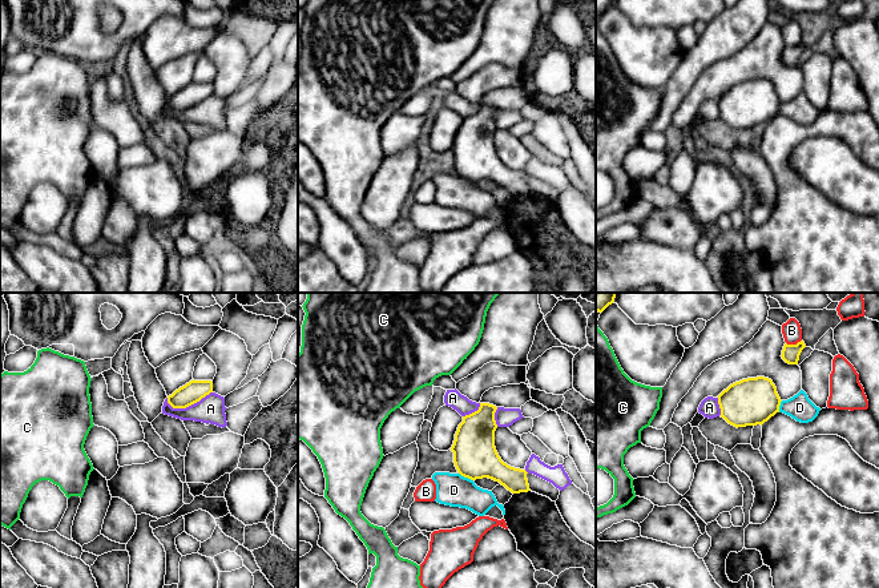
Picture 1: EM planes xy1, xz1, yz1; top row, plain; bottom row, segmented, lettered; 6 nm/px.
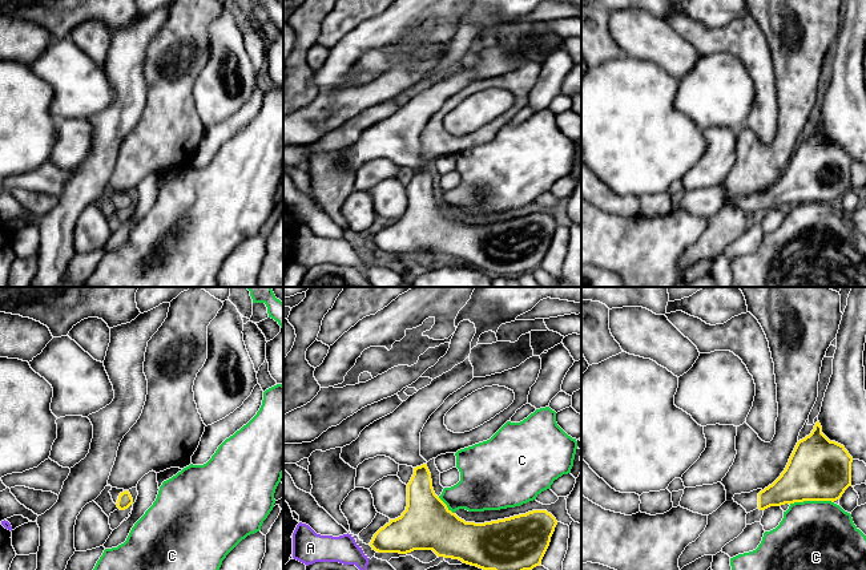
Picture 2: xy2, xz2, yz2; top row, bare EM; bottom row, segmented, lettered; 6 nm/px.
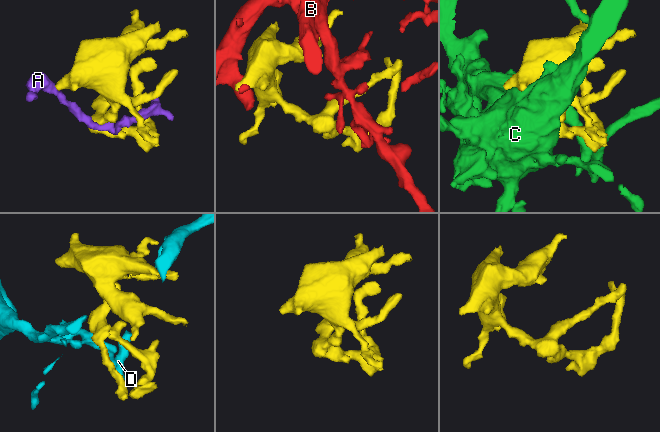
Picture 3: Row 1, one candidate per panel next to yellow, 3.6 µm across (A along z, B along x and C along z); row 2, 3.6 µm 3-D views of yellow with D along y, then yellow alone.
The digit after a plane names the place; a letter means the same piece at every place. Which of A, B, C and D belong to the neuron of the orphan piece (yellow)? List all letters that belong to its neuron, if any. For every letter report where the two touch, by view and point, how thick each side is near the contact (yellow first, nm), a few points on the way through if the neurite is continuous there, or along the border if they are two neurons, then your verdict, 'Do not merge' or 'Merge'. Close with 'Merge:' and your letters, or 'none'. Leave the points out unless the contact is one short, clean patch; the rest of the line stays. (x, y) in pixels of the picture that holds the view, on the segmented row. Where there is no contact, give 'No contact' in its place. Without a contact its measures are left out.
A: Touches yellow at xy1 (189, 405). Thickness 130 nm (yellow) against 160 nm. Do not merge
B: Touches yellow at yz1 (793, 345). Thickness 110 nm (yellow) against 120 nm. Boundary: yz1 (801, 339), (795, 343), (786, 343). Do not merge
C: Touches yellow at yz2 (810, 500). Thickness 380 nm (yellow) against 420 nm. Do not merge
D: Touches yellow at xz1 (466, 476). Thickness 260 nm (yellow) against 200 nm. Boundary: xz1 (459, 472), (472, 480). Do not merge
Merge: none

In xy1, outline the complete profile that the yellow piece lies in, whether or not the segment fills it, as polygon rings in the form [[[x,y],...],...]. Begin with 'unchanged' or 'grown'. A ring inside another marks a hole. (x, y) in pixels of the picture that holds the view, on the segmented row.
unchanged; [[[190,380],[168,396],[173,408],[186,408],[213,392],[211,380]]]

